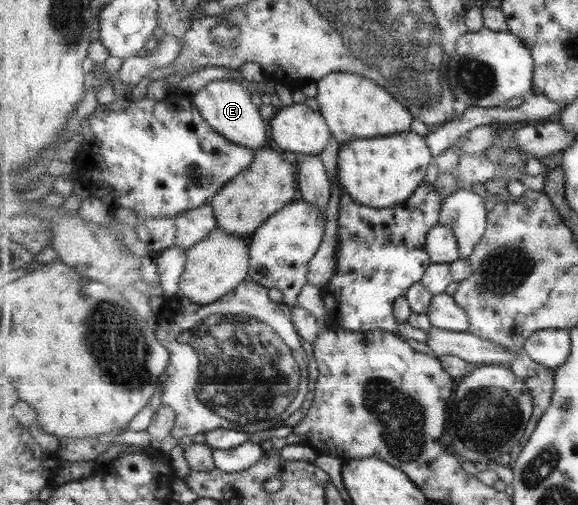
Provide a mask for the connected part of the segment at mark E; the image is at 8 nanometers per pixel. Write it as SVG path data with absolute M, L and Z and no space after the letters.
M233 79L216 80L203 87L194 97L194 103L202 112L209 125L221 136L241 146L260 150L267 147L269 123L259 114L259 106L253 104L252 92Z

